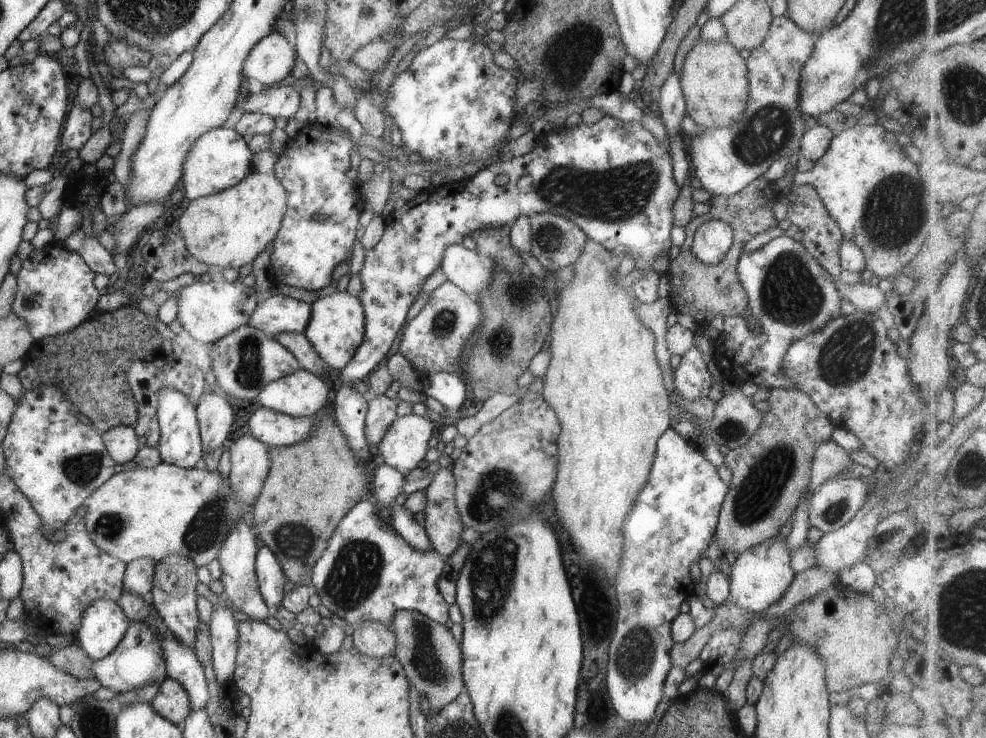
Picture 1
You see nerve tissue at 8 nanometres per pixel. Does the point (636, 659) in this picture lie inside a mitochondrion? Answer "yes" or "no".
yes

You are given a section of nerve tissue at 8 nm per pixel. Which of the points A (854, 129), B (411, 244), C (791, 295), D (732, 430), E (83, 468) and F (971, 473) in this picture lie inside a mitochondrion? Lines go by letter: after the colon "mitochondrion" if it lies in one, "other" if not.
A: other
B: other
C: mitochondrion
D: mitochondrion
E: mitochondrion
F: mitochondrion

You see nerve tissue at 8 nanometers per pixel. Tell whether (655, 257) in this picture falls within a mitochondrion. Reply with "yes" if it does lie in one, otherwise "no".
no

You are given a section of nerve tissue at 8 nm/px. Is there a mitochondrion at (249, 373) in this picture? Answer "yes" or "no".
yes

